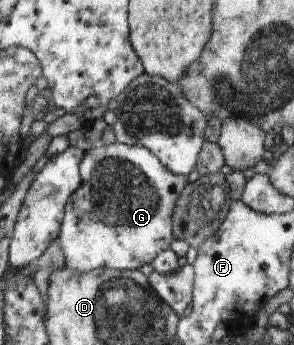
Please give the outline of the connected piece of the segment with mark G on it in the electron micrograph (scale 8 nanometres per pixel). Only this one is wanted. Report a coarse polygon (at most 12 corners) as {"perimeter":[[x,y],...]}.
{"perimeter":[[123,143],[84,153],[67,267],[136,270],[193,177]]}

